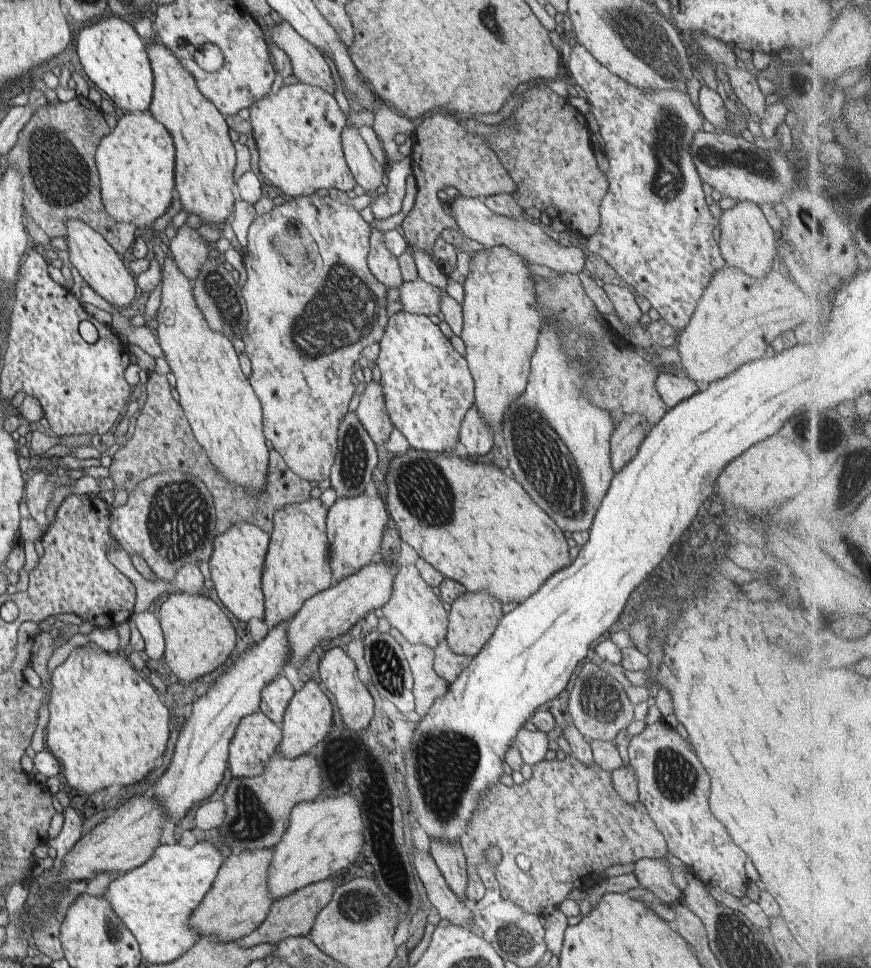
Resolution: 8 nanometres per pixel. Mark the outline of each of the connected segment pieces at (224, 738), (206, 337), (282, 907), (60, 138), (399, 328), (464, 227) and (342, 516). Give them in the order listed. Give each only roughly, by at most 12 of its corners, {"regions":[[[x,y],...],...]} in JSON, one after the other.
{"regions":[[[288,621],[194,700],[148,792],[172,822],[211,796],[240,721],[284,673]],[[166,250],[163,357],[196,440],[230,482],[266,484],[260,399]],[[334,878],[274,900],[241,947],[308,936],[330,902]],[[88,98],[38,107],[8,154],[22,208],[50,239],[66,220],[120,256],[138,236],[102,203],[110,128]],[[428,316],[389,317],[376,365],[394,428],[450,454],[475,402]],[[477,197],[450,200],[462,235],[531,264],[580,275],[587,253],[530,220],[495,214]],[[378,494],[338,498],[325,525],[334,584],[379,557]]]}

